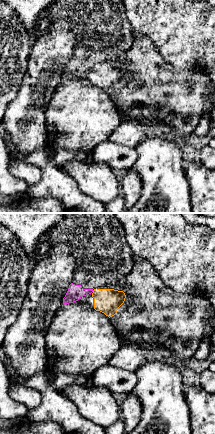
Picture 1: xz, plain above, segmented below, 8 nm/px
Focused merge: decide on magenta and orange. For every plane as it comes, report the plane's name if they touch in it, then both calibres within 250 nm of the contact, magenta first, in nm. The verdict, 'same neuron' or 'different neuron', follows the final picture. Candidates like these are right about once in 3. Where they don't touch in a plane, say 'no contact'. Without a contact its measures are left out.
no contact

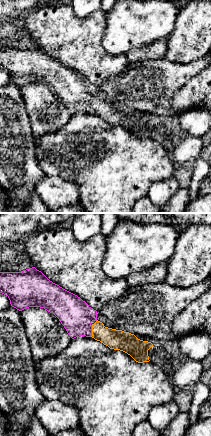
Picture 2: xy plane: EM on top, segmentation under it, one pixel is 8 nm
xy | 260/160 nm

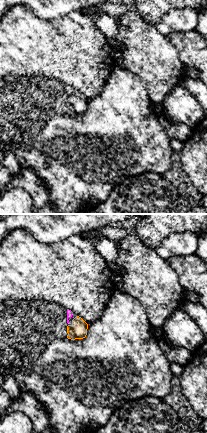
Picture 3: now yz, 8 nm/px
no contact

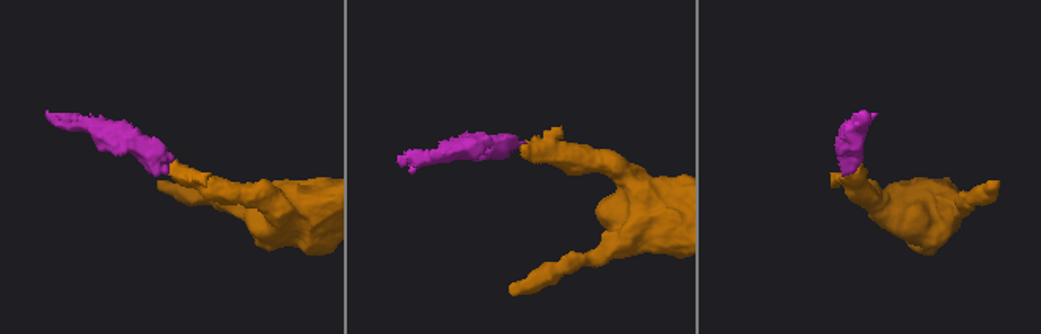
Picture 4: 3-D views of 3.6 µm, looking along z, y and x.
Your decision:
same neuron

